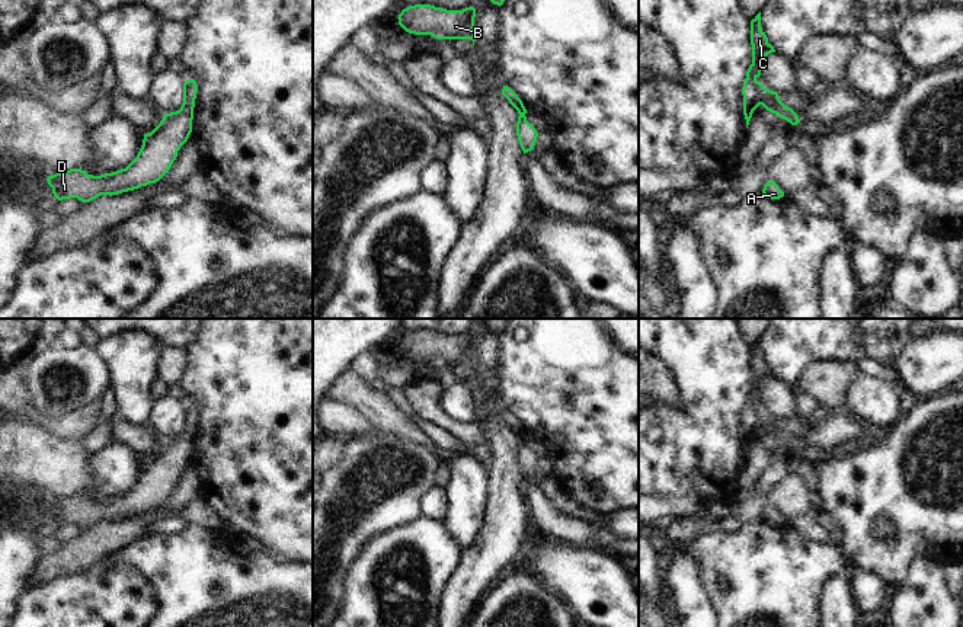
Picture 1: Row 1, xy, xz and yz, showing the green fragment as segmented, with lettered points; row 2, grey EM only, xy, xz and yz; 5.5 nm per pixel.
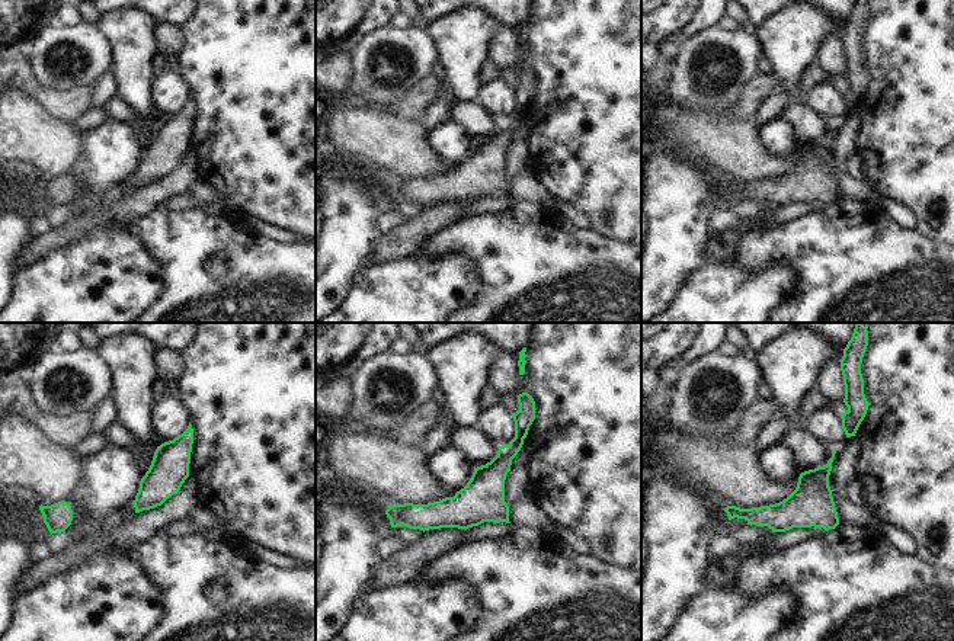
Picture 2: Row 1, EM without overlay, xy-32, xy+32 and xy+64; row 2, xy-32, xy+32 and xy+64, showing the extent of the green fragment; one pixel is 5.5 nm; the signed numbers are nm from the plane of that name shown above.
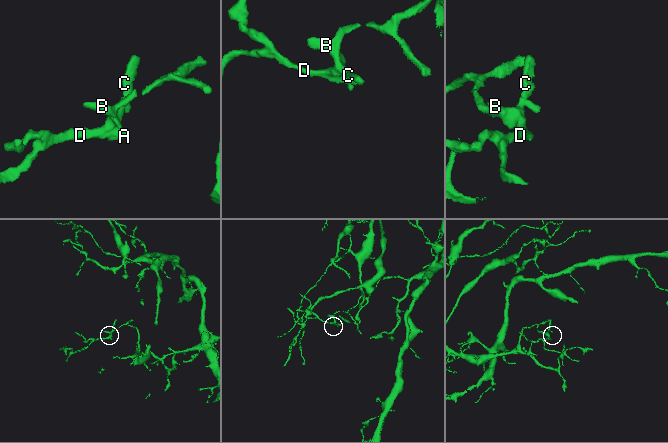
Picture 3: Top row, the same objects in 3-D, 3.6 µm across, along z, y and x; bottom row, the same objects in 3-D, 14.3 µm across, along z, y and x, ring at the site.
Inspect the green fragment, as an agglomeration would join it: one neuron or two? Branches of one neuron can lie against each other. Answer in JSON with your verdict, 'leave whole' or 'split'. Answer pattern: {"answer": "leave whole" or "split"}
{"answer": "leave whole"}

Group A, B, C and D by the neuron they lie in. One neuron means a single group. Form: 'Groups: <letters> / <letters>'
Groups: A B C D

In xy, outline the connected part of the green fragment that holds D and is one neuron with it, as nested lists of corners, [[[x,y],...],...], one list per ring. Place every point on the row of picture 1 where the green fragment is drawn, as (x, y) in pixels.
[[[193,79],[183,83],[183,103],[179,111],[163,115],[160,124],[144,134],[137,157],[125,167],[100,176],[81,169],[70,169],[48,176],[47,182],[58,201],[77,198],[90,202],[100,195],[118,195],[159,182],[169,173],[177,151],[192,132],[198,84]]]

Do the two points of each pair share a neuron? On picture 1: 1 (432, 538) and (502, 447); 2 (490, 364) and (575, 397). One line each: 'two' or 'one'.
1: two
2: two

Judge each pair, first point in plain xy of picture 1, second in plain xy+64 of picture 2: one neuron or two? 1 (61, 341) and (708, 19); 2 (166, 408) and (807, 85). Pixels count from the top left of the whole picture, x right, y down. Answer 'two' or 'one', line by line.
1: two
2: two

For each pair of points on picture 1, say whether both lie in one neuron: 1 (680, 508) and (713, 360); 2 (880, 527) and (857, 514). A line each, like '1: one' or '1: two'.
1: two
2: two

